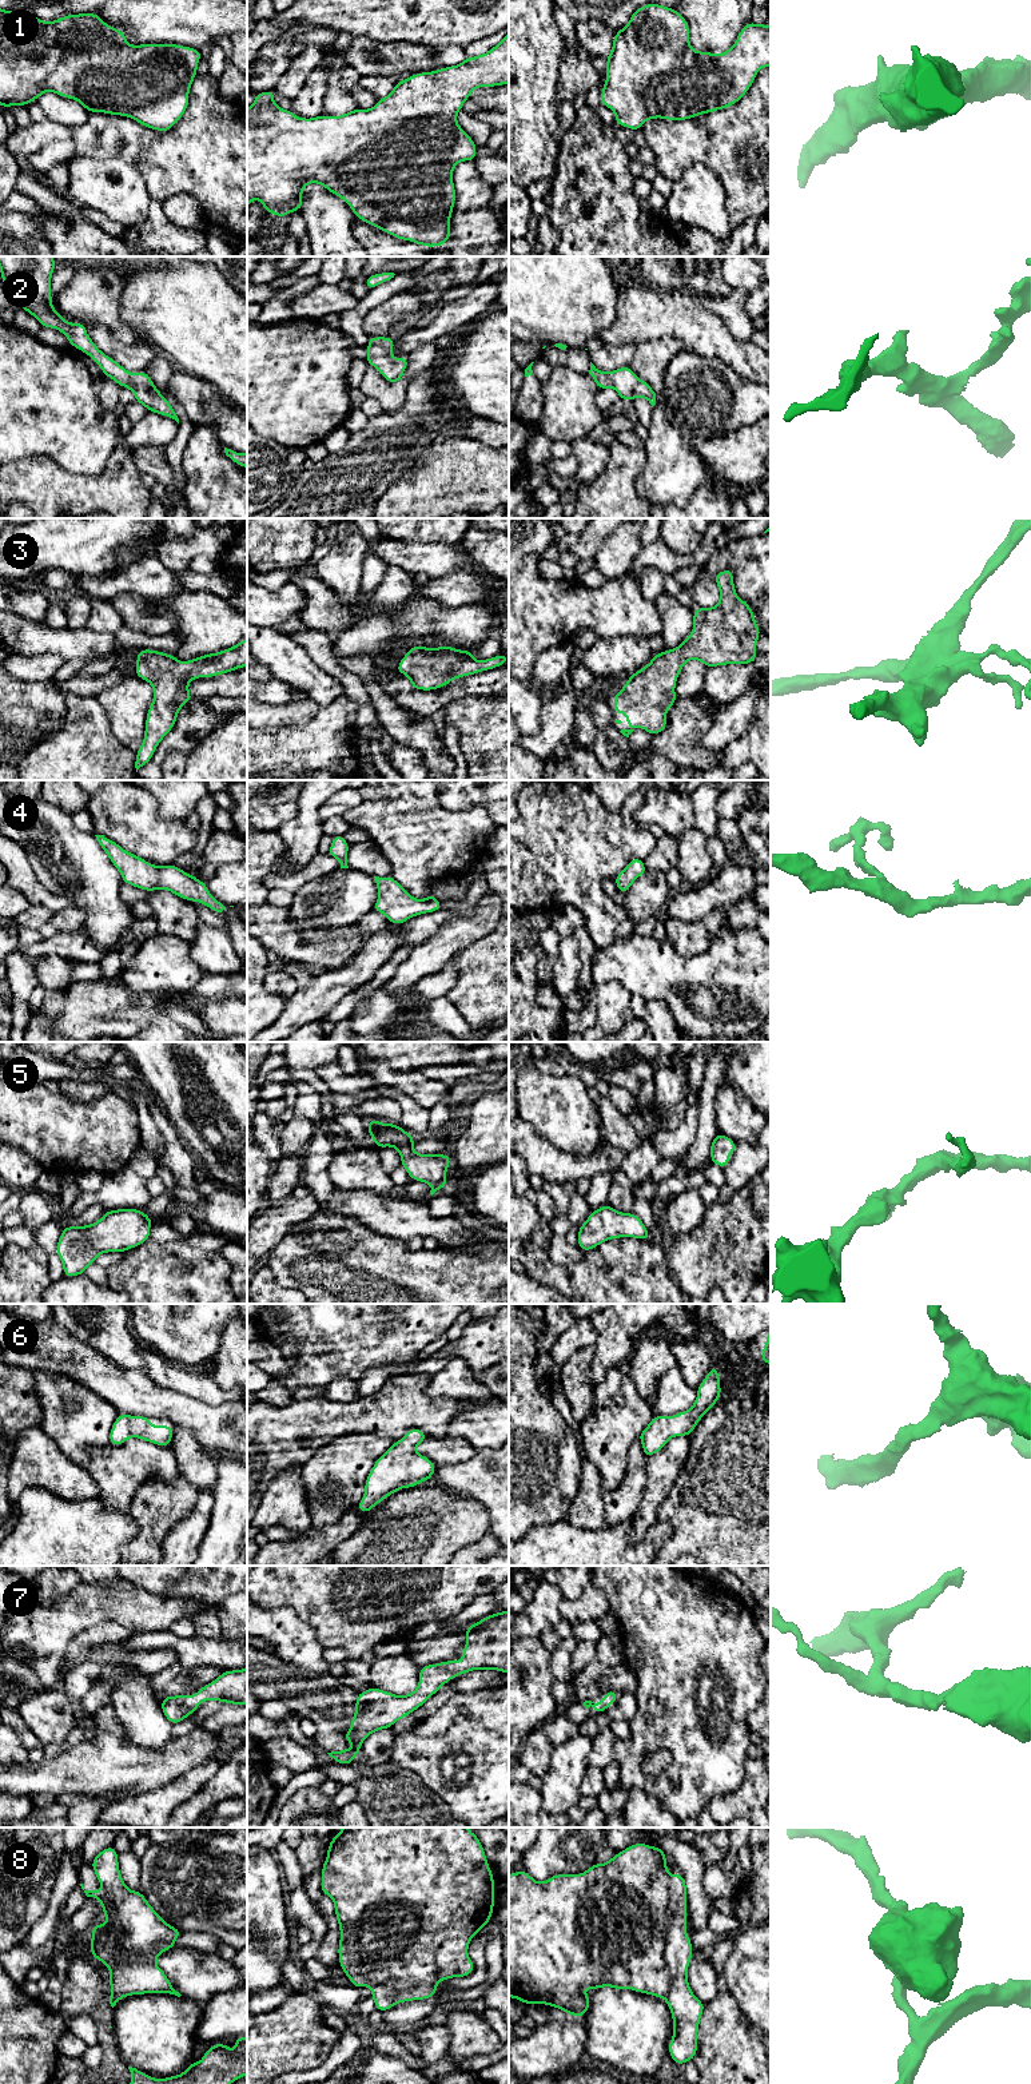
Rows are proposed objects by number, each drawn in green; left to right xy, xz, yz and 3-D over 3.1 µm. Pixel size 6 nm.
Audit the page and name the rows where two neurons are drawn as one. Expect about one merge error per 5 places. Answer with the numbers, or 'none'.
8

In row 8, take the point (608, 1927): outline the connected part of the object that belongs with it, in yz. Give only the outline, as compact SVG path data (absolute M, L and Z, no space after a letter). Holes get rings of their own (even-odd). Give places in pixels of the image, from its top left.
M642 1842L633 1844L617 1853L605 1864L594 1864L580 1874L554 1874L545 1882L532 1878L526 1870L509 1874L509 1997L521 2000L526 2005L545 2004L558 2008L574 2017L582 2017L590 2005L590 1997L584 1993L585 1988L600 1989L612 1986L617 1990L633 1989L665 1999L670 1989L670 1974L665 1961L665 1945L668 1942L668 1904L669 1904L669 1873L665 1858L668 1854L660 1846L653 1848Z

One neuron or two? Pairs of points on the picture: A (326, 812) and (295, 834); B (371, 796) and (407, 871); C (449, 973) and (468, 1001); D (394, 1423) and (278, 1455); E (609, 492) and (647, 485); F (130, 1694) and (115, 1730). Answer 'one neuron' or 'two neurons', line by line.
A: two neurons
B: one neuron
C: two neurons
D: one neuron
E: two neurons
F: two neurons

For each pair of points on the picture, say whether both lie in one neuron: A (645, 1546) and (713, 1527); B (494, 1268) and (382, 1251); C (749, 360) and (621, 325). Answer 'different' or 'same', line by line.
A: different
B: same
C: same

